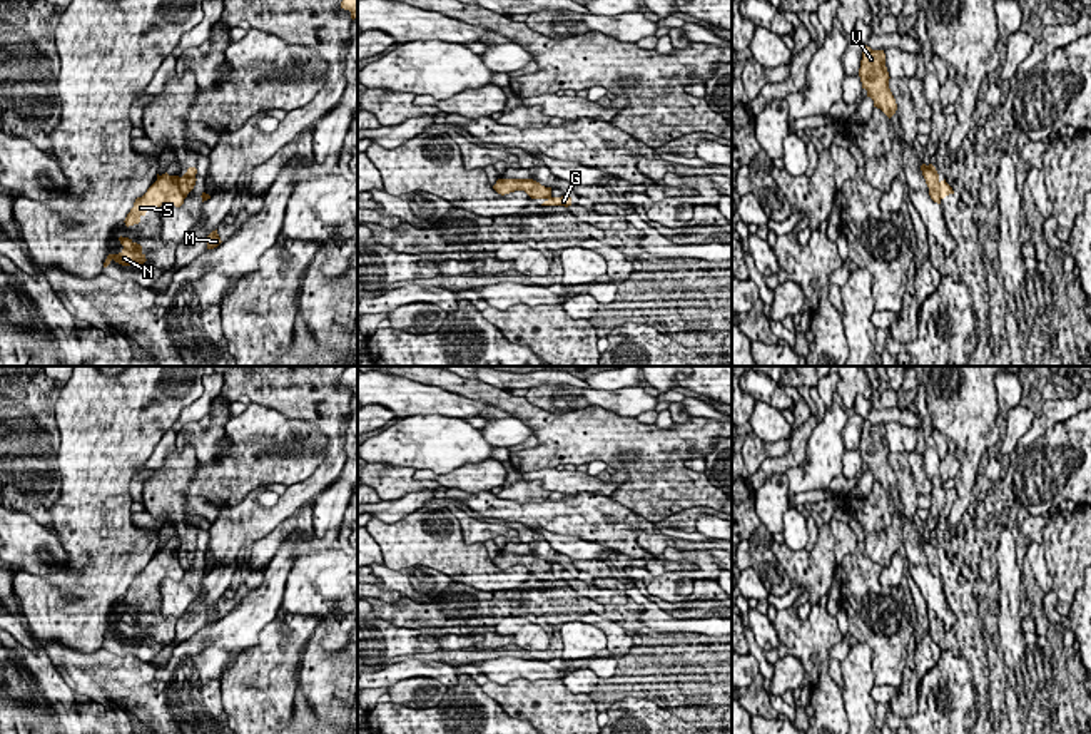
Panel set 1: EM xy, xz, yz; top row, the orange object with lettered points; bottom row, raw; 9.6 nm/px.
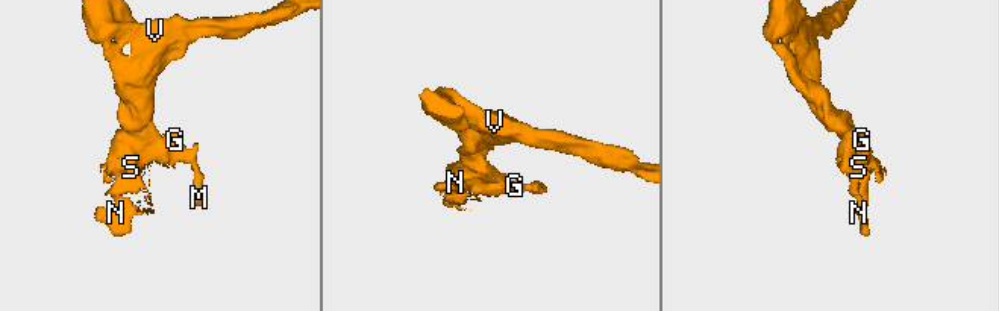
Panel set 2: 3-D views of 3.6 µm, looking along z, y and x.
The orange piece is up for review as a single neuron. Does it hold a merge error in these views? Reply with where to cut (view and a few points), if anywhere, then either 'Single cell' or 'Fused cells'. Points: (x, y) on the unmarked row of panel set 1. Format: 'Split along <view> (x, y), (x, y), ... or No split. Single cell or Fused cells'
No split. Single cell

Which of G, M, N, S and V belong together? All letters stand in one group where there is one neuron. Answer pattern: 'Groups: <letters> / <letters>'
Groups: G M N S V

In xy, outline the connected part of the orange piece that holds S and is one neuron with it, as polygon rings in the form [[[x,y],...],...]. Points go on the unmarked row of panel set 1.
[[[189,542],[187,547],[179,550],[169,550],[167,547],[159,550],[157,555],[147,563],[142,572],[137,572],[134,582],[125,592],[125,600],[134,600],[140,597],[140,592],[145,590],[154,580],[160,582],[162,579],[170,579],[180,582],[184,573],[195,560],[195,542]]]

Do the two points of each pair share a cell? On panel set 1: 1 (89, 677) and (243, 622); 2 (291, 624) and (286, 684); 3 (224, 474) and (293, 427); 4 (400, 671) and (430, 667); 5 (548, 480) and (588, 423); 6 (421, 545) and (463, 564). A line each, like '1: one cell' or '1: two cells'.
1: one cell
2: one cell
3: one cell
4: one cell
5: two cells
6: one cell

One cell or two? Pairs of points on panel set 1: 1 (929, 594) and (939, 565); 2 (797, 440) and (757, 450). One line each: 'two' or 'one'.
1: two
2: two

